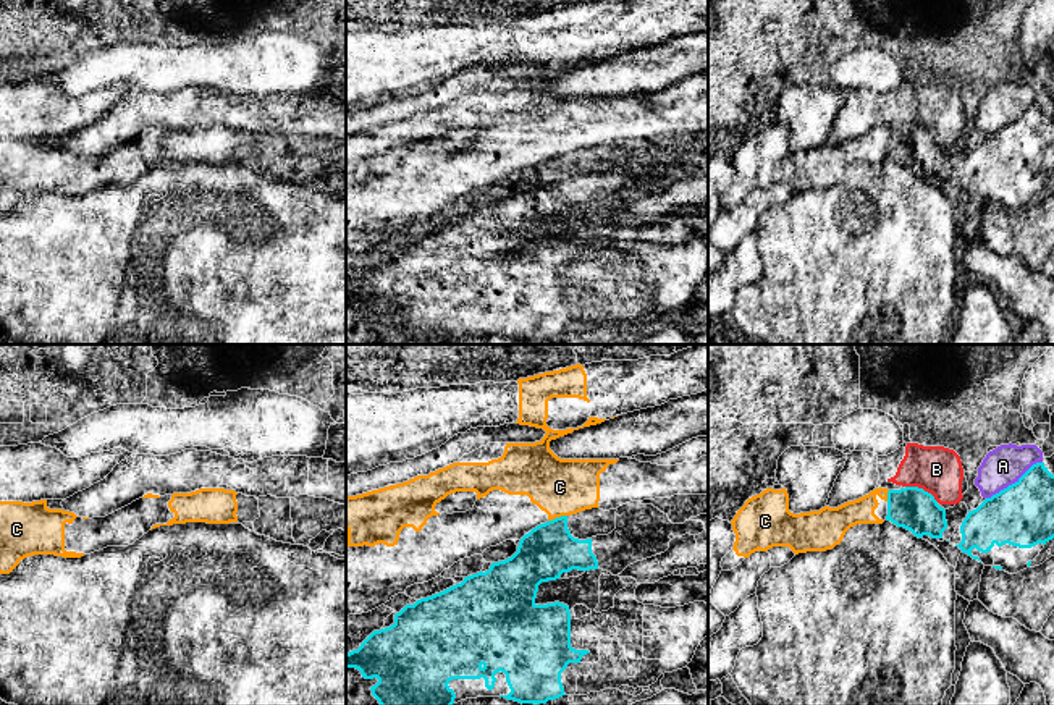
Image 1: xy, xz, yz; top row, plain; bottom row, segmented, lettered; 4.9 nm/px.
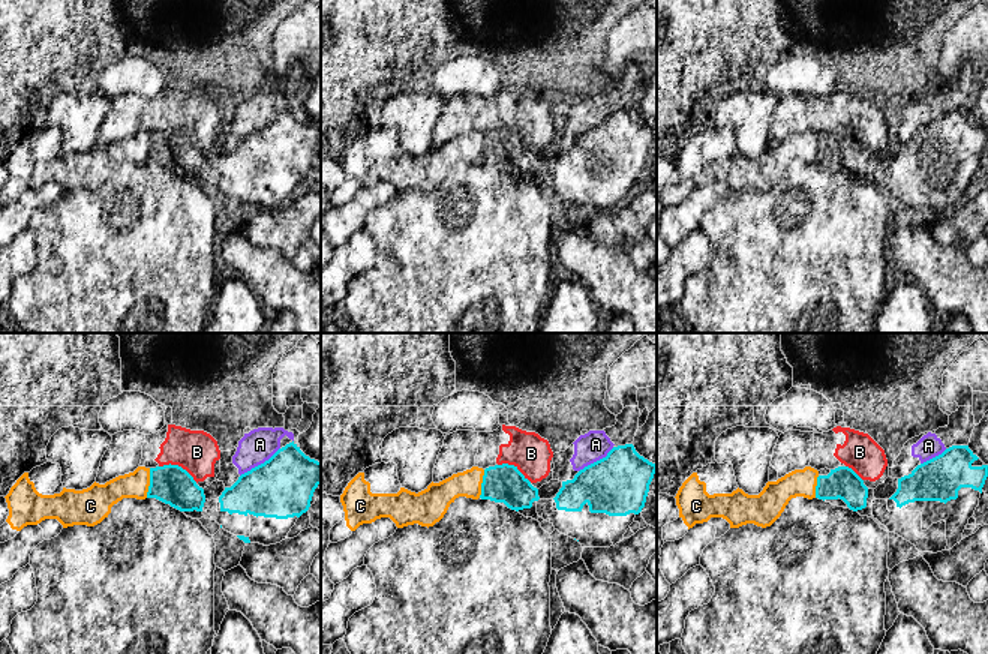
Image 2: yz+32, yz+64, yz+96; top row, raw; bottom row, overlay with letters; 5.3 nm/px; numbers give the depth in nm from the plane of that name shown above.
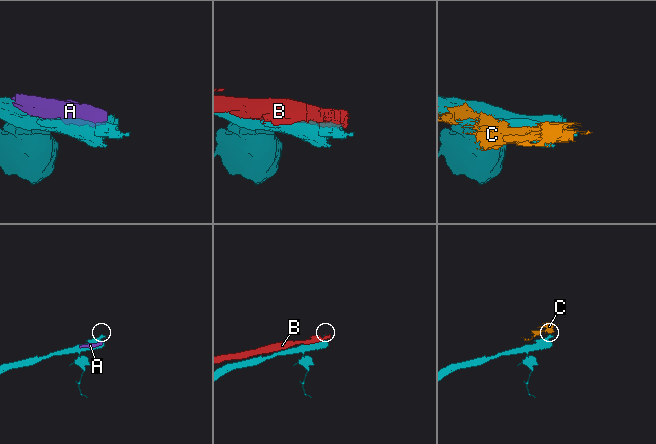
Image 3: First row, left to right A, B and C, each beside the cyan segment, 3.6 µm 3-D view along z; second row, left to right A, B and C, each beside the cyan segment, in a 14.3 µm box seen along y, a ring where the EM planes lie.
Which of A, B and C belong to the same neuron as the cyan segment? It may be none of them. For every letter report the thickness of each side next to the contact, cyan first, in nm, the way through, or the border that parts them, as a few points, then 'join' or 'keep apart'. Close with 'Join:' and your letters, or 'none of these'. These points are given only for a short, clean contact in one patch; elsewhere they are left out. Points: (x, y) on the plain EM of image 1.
A: 320/190 nm | keep apart
B: 220/240 nm | keep apart
C: 260/280 nm | along xz (566, 152), (548, 159) | keep apart
Join: none of these

